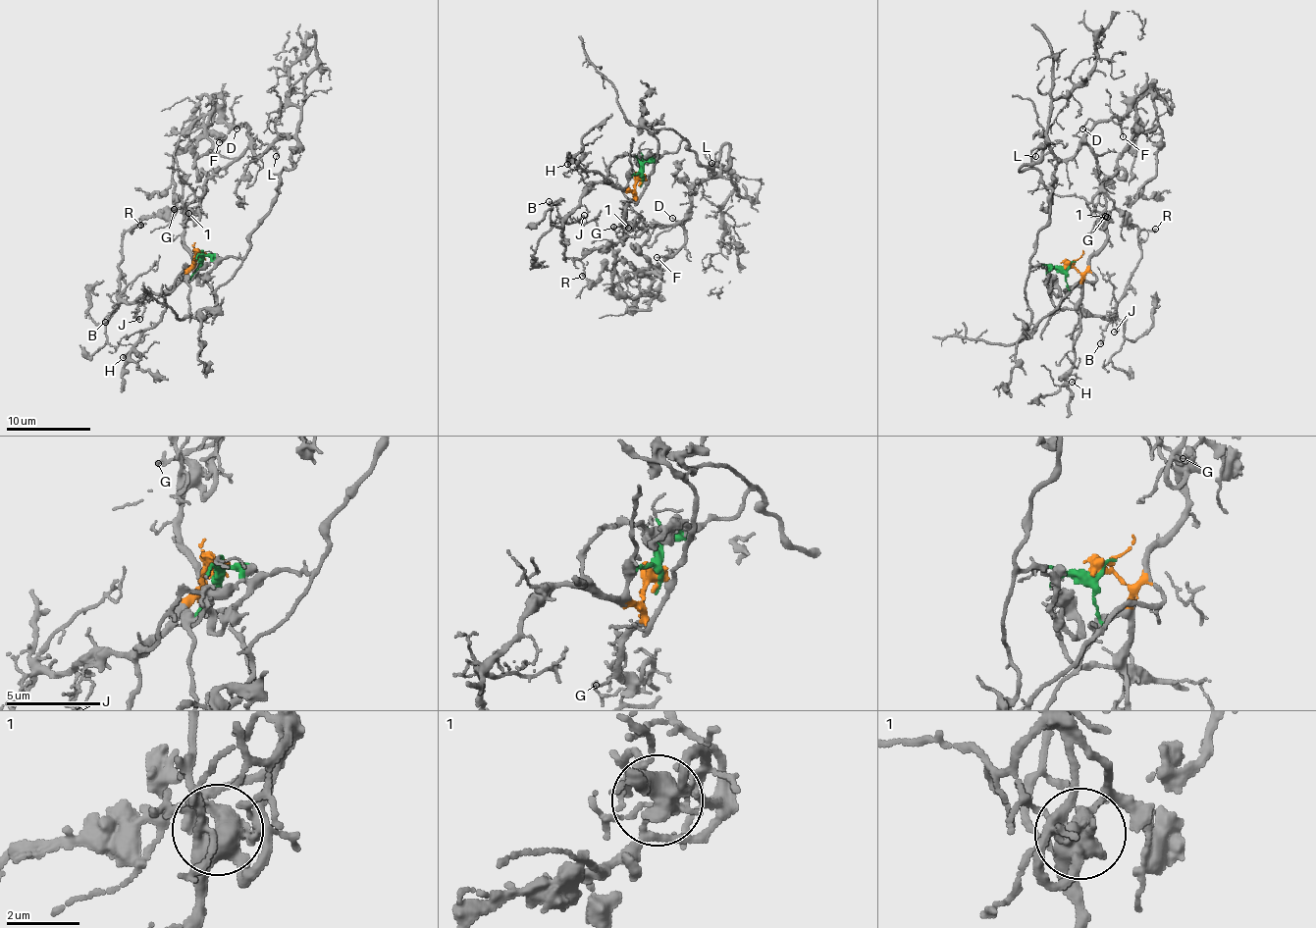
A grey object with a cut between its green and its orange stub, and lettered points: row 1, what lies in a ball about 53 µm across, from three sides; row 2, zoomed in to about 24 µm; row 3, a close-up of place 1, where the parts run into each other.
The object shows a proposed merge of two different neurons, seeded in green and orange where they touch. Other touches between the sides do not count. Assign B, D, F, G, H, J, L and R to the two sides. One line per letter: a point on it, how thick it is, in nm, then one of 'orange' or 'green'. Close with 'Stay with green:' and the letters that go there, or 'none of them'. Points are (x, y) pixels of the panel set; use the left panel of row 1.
B: (105, 322) | 100 nm | orange
D: (236, 128) | 130 nm | green
F: (219, 142) | 110 nm | green
G: (174, 209) | 100 nm | orange
H: (123, 357) | 100 nm | orange
J: (139, 319) | 140 nm | orange
L: (276, 156) | 100 nm | green
R: (140, 225) | 170 nm | orange
Stay with green: D, F, L

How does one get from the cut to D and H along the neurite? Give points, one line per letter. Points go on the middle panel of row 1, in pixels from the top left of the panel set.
D: (641, 178), (645, 161), (683, 139), (714, 173), (728, 145), (731, 177), (692, 189), (684, 229), (671, 217)
H: (641, 178), (631, 190), (606, 182), (609, 180), (579, 166), (573, 169), (567, 163)

